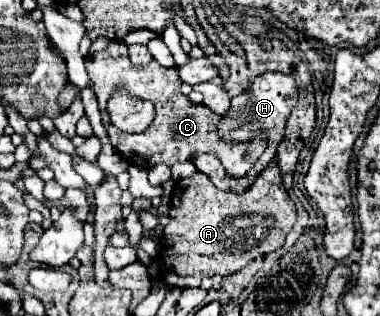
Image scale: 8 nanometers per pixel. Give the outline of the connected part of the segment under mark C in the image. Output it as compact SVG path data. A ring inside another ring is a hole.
M110 42L106 46L106 50L96 52L92 58L86 58L86 70L92 80L96 98L98 98L102 122L104 122L104 128L108 130L110 144L124 156L124 160L128 164L150 170L156 164L174 166L178 162L192 160L200 152L208 152L208 154L216 154L216 158L222 162L222 166L226 168L226 172L232 178L242 178L248 174L248 170L254 166L254 162L262 156L262 152L268 146L266 132L260 132L250 142L224 142L218 134L218 124L220 124L222 116L214 114L204 104L194 104L188 96L184 96L180 92L182 80L180 80L176 68L164 68L158 62L150 62L146 66L132 66L128 60L128 48L124 42ZM116 84L124 84L128 88L128 92L138 98L152 100L152 104L156 108L156 116L146 132L128 134L108 122L106 102ZM246 152L250 152L250 158L242 158Z

